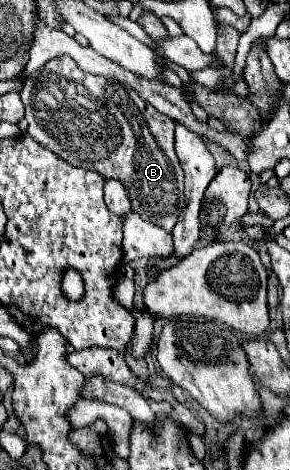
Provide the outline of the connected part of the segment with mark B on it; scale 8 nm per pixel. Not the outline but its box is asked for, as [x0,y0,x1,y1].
[20,57,186,231]

